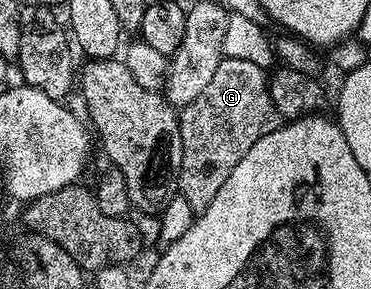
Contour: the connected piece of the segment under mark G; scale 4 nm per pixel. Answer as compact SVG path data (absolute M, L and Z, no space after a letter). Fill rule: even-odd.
M222 59L199 99L184 106L179 113L179 196L187 199L195 211L207 208L219 187L227 183L227 175L235 171L235 163L239 163L239 159L243 159L243 155L247 155L263 135L278 132L282 124L283 118L269 94L266 70L255 63L247 63L247 59Z

